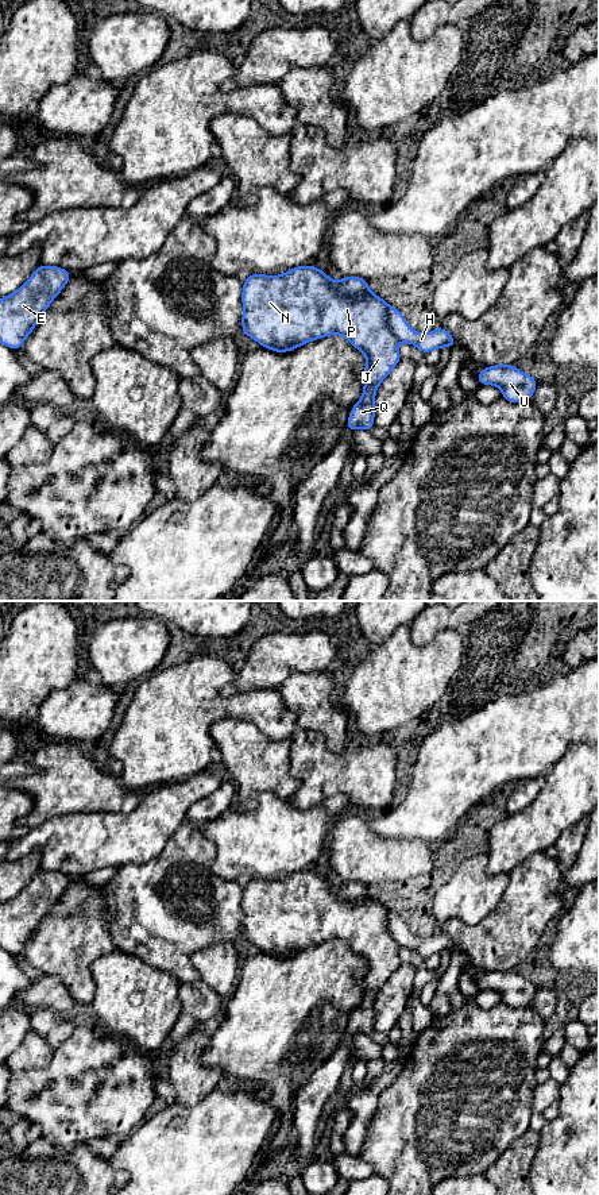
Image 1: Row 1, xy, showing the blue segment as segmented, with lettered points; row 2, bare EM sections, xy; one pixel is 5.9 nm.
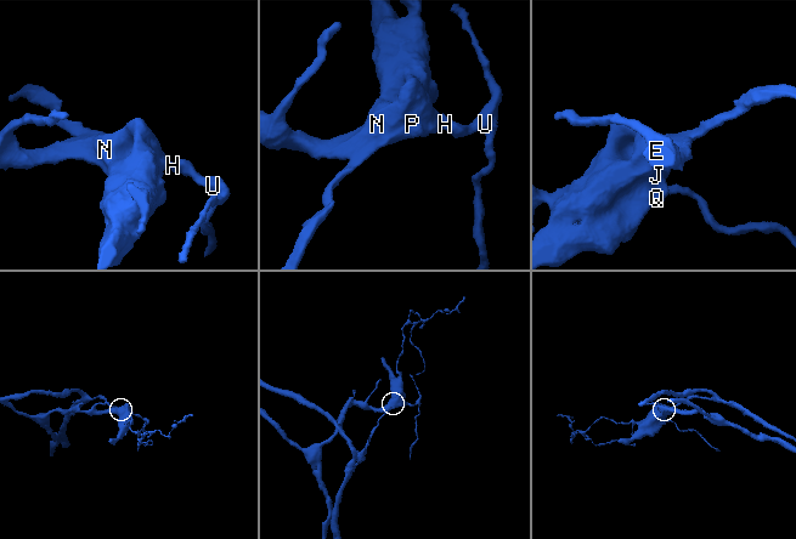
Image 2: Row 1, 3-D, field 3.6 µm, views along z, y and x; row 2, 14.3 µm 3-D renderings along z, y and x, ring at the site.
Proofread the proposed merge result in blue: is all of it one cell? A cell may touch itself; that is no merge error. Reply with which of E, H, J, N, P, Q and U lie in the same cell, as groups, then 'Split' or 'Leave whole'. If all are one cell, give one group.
Groups: E J N P Q / H U. Split

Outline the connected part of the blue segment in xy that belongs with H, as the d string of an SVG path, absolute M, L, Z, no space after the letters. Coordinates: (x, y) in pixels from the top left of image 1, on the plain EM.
M394 911L387 913L387 928L393 938L403 947L416 951L422 959L443 952L453 952L457 945L444 933L436 932L429 938L421 938L407 930L405 921Z

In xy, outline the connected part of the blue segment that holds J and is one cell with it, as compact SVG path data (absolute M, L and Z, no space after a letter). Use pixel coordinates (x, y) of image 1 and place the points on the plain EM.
M312 870L279 880L254 878L243 887L243 938L275 957L328 940L345 941L366 960L364 992L347 1033L374 1034L375 998L399 968L399 944L387 928L389 909L371 895L353 903L339 899L328 879Z

